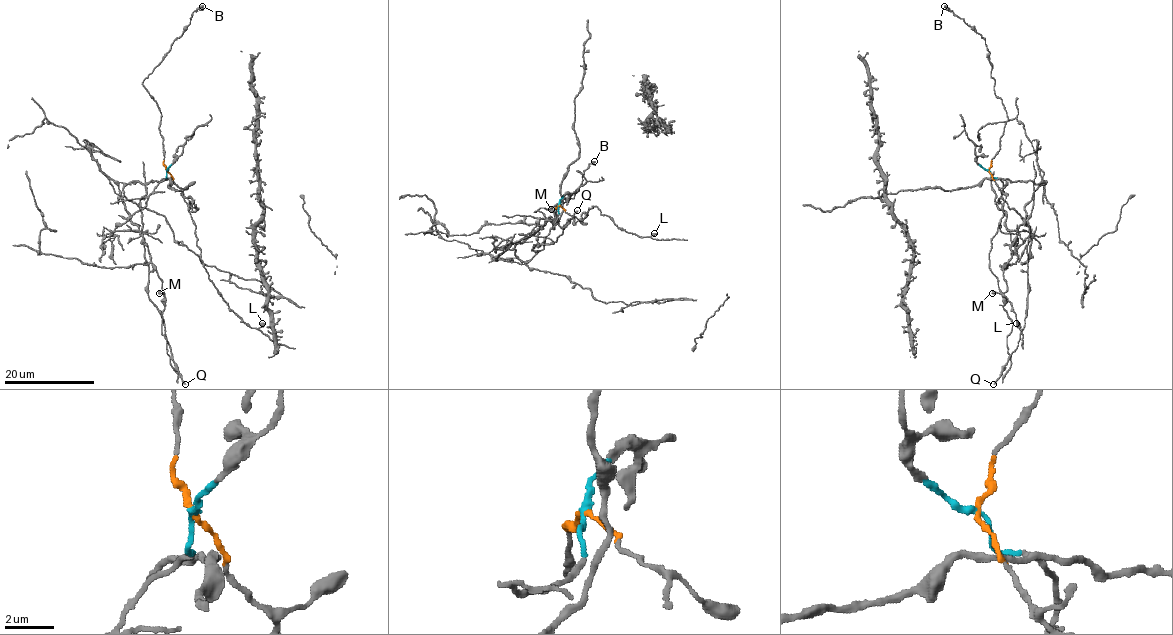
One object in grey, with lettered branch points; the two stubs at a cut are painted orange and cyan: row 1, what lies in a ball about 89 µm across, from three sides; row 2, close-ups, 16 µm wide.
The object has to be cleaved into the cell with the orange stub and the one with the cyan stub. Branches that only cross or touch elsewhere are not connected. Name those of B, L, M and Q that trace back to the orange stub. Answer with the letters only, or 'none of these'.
B, L

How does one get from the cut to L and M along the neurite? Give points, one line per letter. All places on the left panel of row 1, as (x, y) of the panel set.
L: (166, 171), (189, 208), (203, 267), (217, 293), (252, 328), (263, 322)
M: (166, 171), (166, 177), (156, 186), (146, 204), (129, 219), (139, 229), (162, 281), (163, 293), (158, 293)

